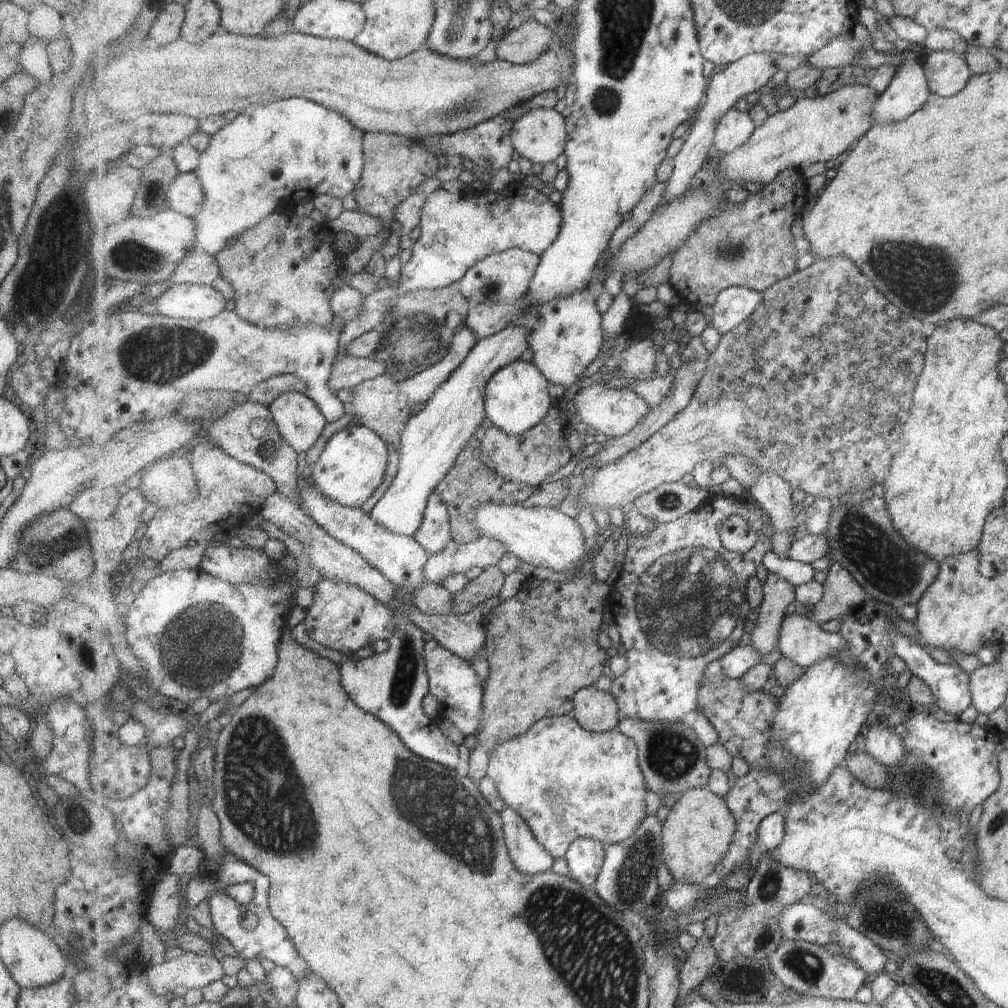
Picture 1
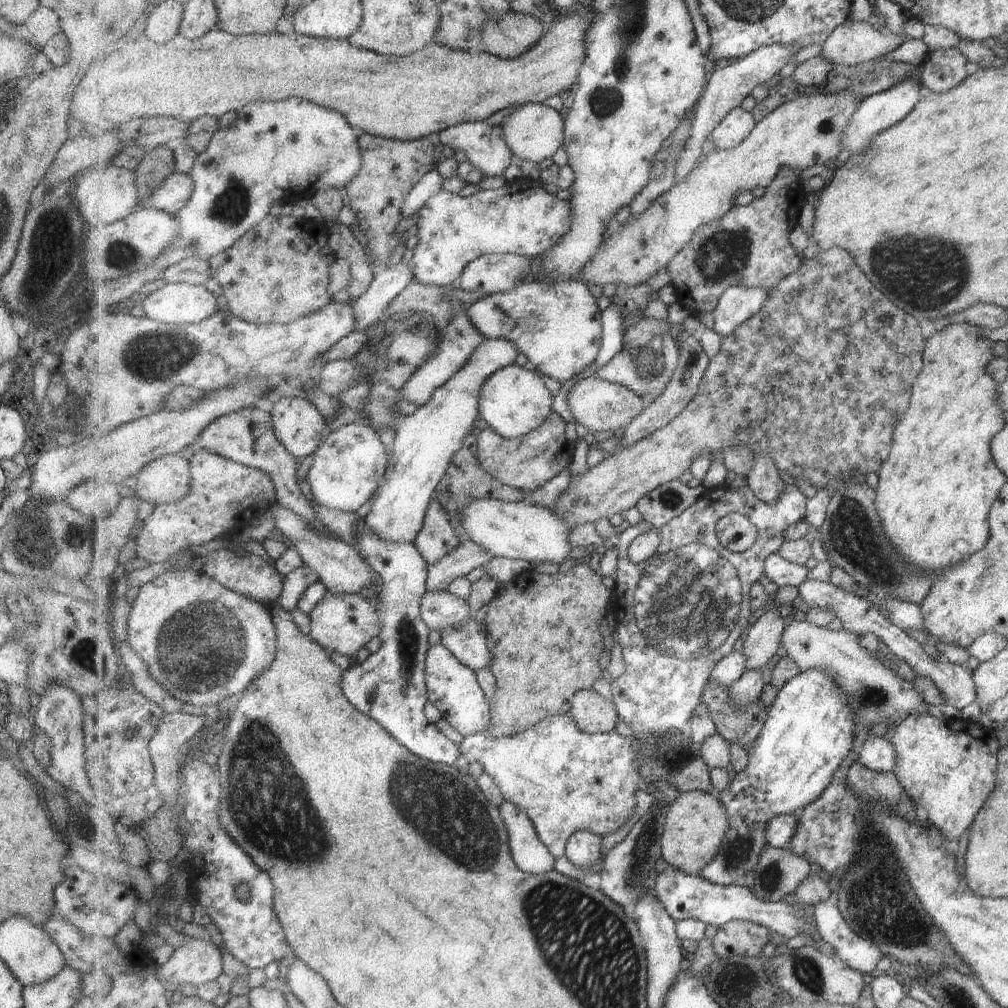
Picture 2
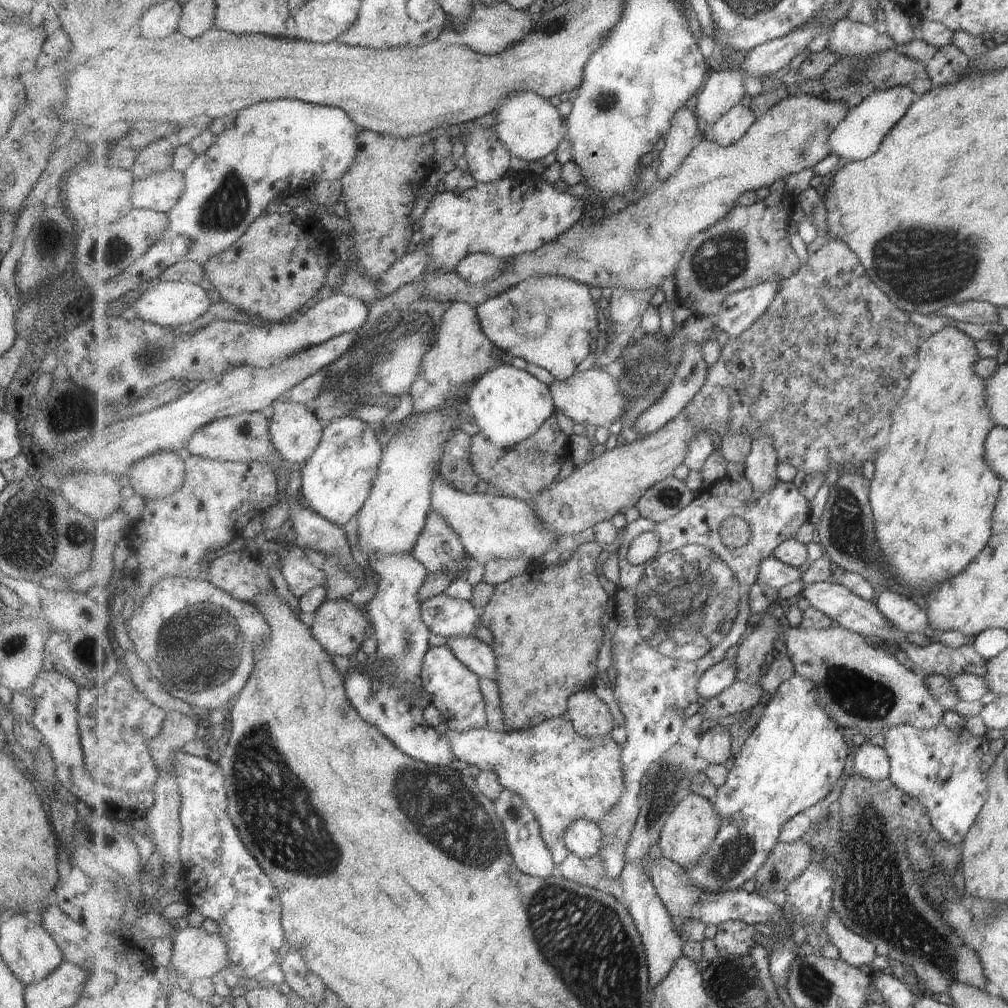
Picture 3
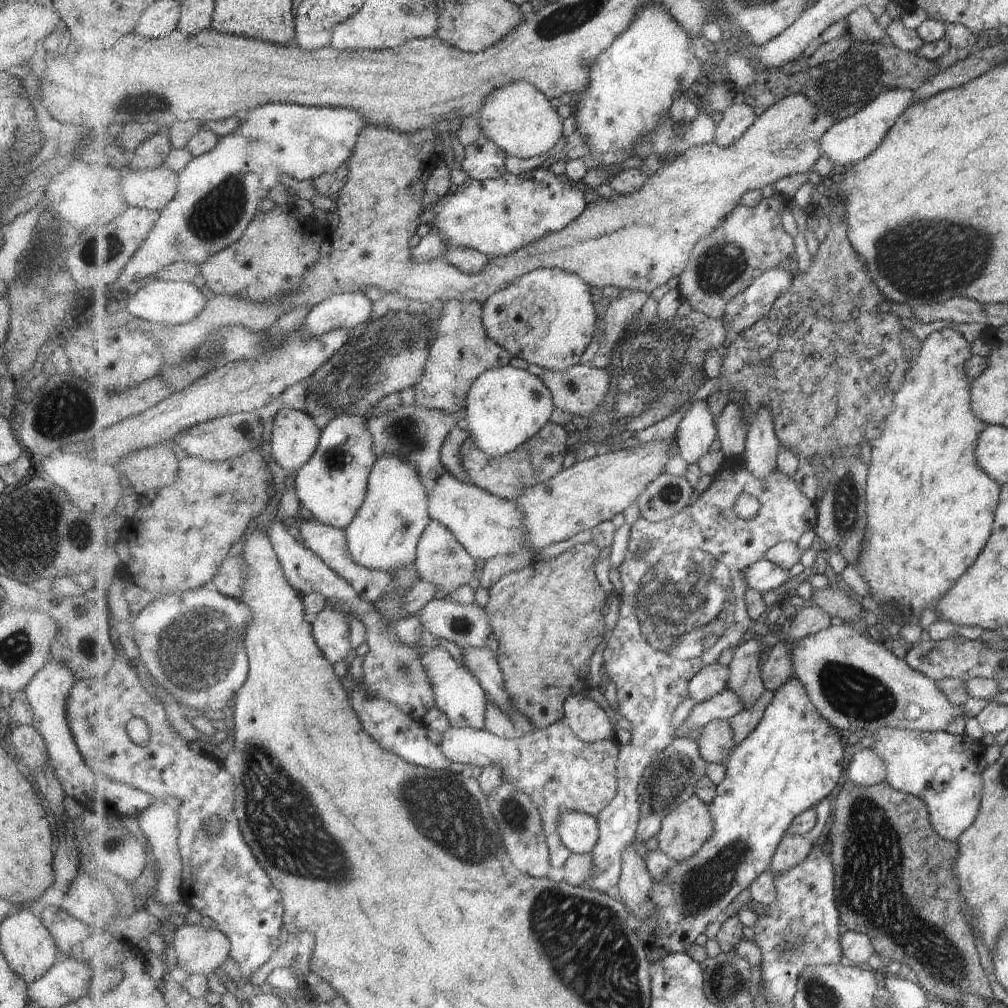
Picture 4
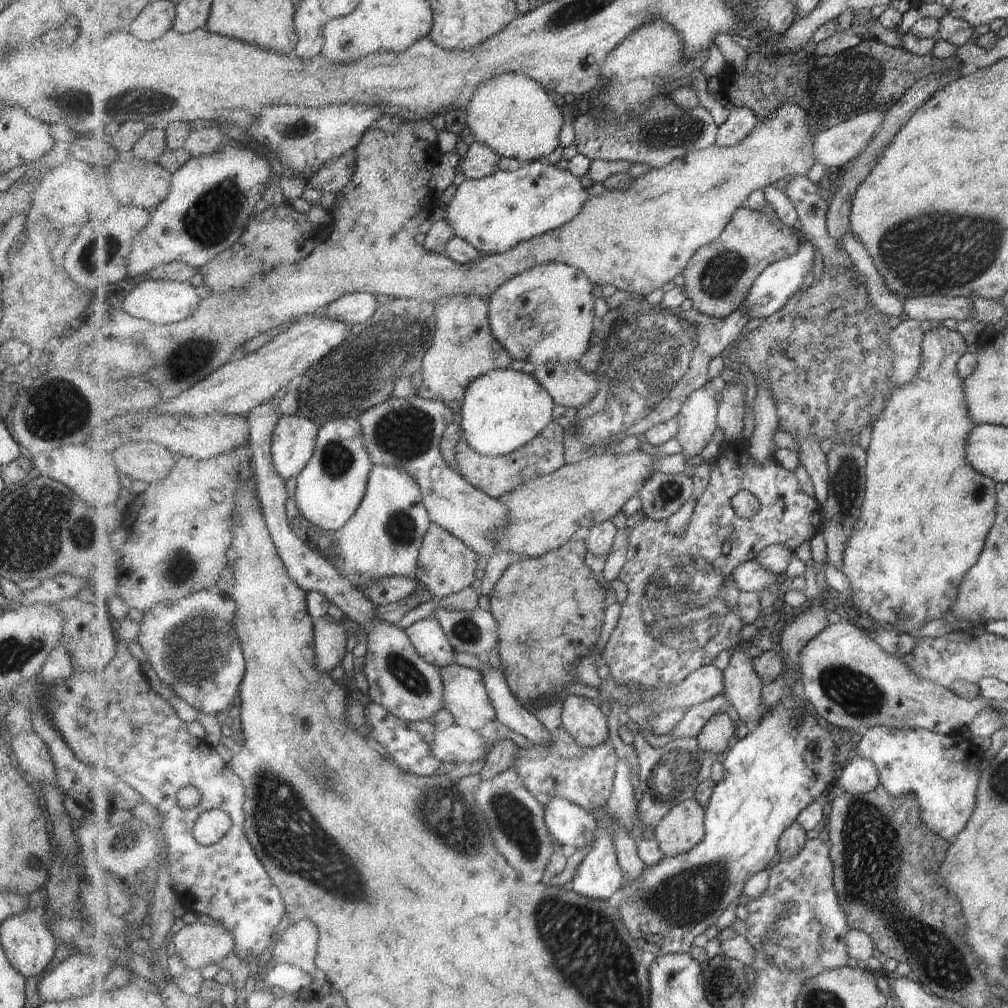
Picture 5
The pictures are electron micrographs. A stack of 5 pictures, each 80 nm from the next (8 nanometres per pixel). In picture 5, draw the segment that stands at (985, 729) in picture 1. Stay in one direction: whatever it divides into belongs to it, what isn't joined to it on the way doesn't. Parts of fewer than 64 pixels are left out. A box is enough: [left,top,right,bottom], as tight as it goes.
[855,725,983,843]

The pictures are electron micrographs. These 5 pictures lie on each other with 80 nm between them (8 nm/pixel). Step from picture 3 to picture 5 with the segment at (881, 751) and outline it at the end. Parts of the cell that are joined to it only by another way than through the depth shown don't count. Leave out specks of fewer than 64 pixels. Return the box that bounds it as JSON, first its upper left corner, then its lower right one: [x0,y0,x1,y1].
[837,754,881,794]

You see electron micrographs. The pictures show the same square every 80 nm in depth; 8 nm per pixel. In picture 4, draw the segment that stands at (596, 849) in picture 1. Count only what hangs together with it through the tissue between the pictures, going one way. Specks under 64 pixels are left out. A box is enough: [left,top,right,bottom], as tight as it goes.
[558,811,600,854]

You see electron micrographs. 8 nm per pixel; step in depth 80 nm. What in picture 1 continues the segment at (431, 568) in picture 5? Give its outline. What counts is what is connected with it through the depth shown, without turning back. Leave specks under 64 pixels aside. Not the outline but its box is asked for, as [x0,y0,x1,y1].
[414,491,453,556]

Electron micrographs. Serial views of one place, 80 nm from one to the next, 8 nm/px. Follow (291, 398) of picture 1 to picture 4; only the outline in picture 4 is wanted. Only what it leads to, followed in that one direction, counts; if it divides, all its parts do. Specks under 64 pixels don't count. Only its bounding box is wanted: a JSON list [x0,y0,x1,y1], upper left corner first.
[271,406,322,474]

